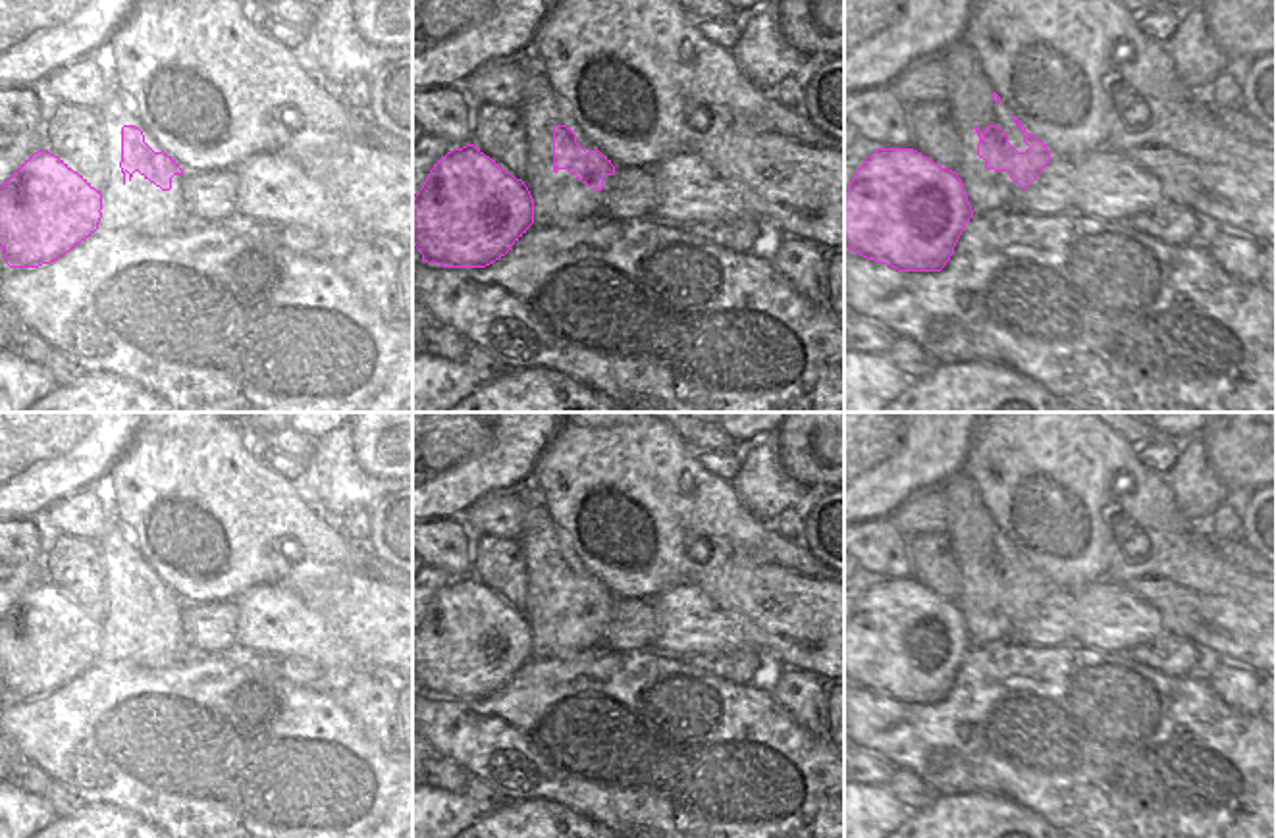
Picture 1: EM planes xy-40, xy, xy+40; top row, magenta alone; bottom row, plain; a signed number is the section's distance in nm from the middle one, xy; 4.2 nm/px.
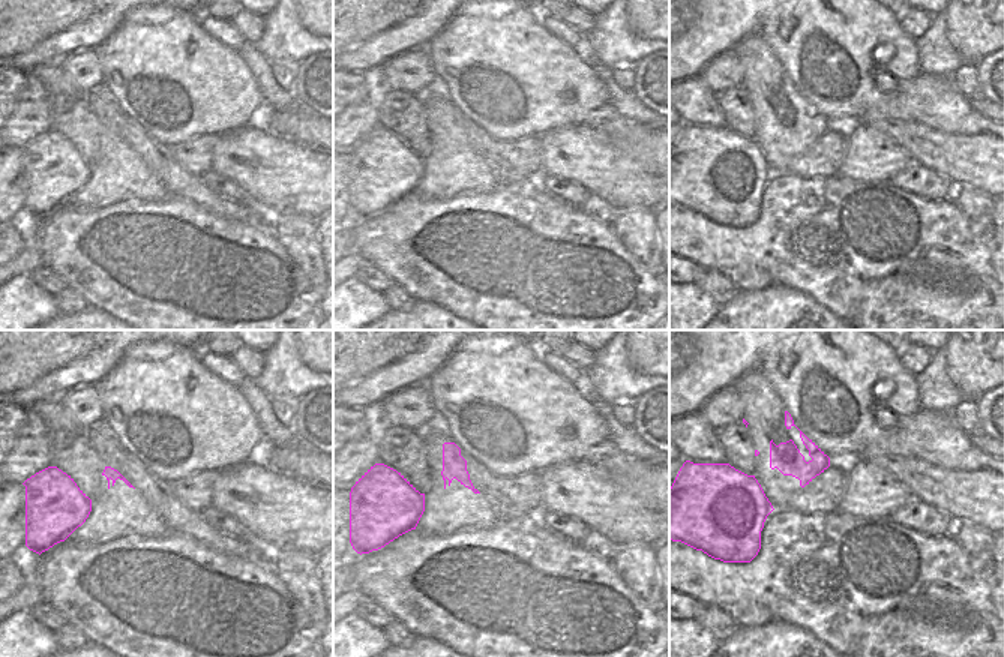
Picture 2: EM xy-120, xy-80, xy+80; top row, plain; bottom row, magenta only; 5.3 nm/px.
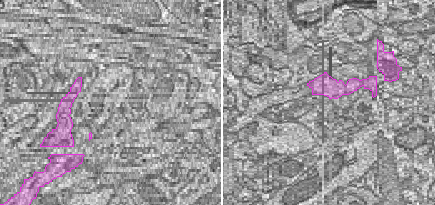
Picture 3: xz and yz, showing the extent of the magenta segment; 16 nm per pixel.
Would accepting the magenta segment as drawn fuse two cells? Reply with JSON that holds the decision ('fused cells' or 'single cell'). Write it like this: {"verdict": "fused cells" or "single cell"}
{"verdict": "single cell"}

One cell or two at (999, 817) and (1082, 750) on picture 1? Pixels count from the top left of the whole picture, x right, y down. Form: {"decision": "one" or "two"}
{"decision": "two"}

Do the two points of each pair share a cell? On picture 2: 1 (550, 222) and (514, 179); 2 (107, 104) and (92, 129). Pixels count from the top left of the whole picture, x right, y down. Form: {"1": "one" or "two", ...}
{"1": "two", "2": "two"}

